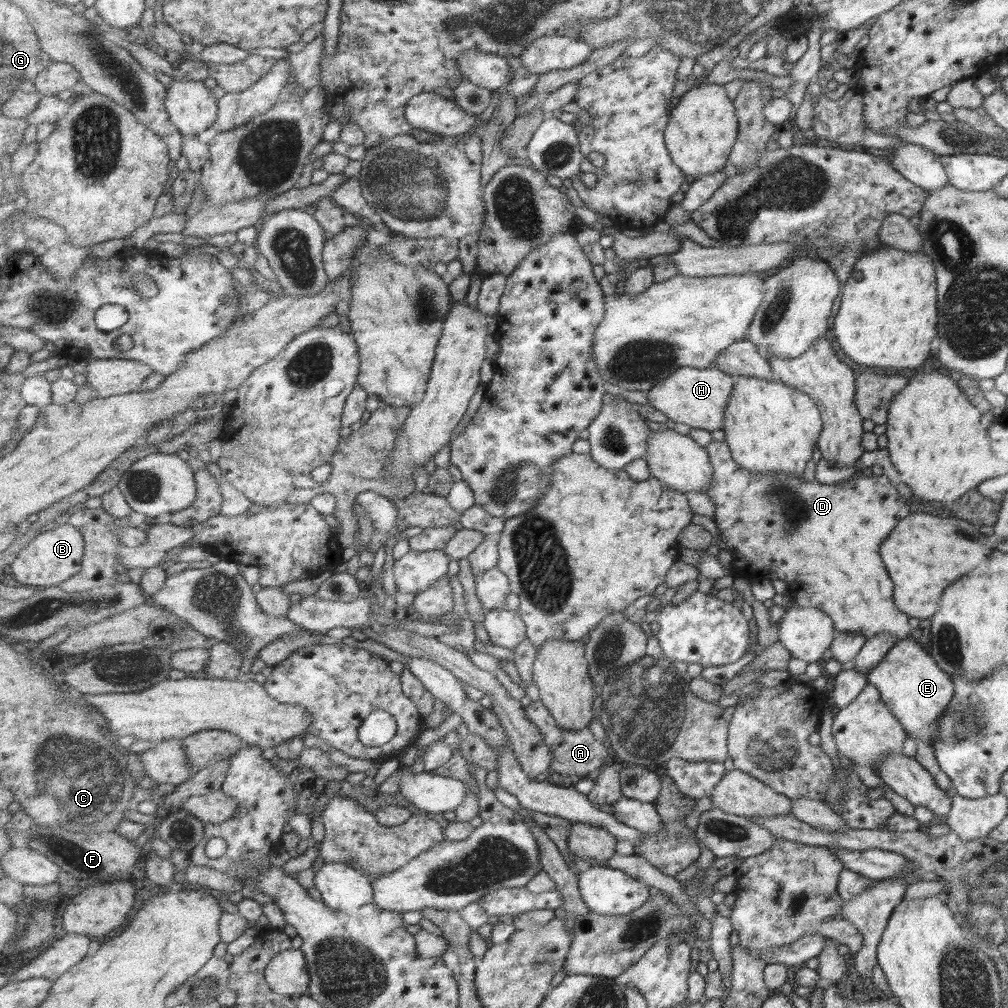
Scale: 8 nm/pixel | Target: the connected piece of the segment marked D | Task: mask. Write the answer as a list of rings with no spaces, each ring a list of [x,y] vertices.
[[[711,441],[704,446],[705,452],[708,453],[709,464],[712,465],[712,481],[708,484],[708,487],[704,490],[704,493],[709,497],[709,500],[713,503],[713,516],[712,520],[718,530],[718,541],[716,545],[719,549],[726,550],[731,556],[730,564],[732,564],[733,577],[743,577],[749,583],[755,581],[761,581],[767,579],[771,581],[778,578],[783,582],[789,583],[789,588],[793,588],[791,581],[795,581],[795,592],[793,592],[793,602],[795,606],[801,608],[813,607],[822,610],[833,622],[835,632],[855,632],[859,634],[863,640],[869,640],[873,638],[875,634],[889,634],[889,636],[895,636],[895,643],[899,640],[911,639],[911,628],[908,625],[908,616],[903,614],[900,610],[897,610],[893,606],[893,600],[891,600],[891,580],[879,560],[879,554],[877,554],[877,548],[881,544],[881,540],[887,536],[887,532],[895,526],[897,520],[905,518],[909,514],[909,508],[905,506],[905,502],[899,498],[899,494],[895,492],[895,487],[889,482],[886,476],[872,475],[872,477],[865,477],[862,475],[854,477],[846,481],[840,481],[829,485],[820,484],[815,479],[811,482],[801,482],[797,477],[788,477],[783,473],[772,472],[749,472],[747,469],[741,468],[736,464],[731,457],[731,450],[724,441]]]

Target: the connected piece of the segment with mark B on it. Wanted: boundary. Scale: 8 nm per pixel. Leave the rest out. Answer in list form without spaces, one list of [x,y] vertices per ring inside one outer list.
[[[70,522],[58,525],[50,531],[39,533],[31,541],[26,541],[20,549],[17,557],[11,564],[12,574],[21,585],[52,587],[60,586],[66,580],[73,578],[82,571],[84,564],[85,539],[80,528],[73,526]]]

